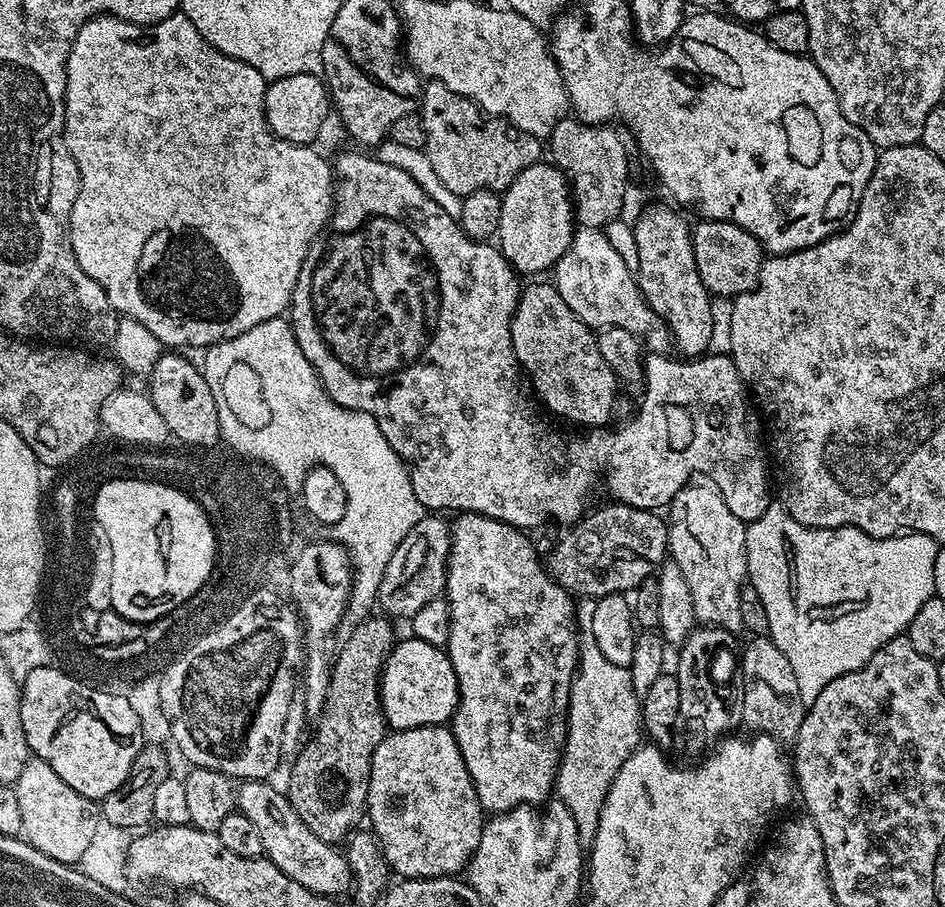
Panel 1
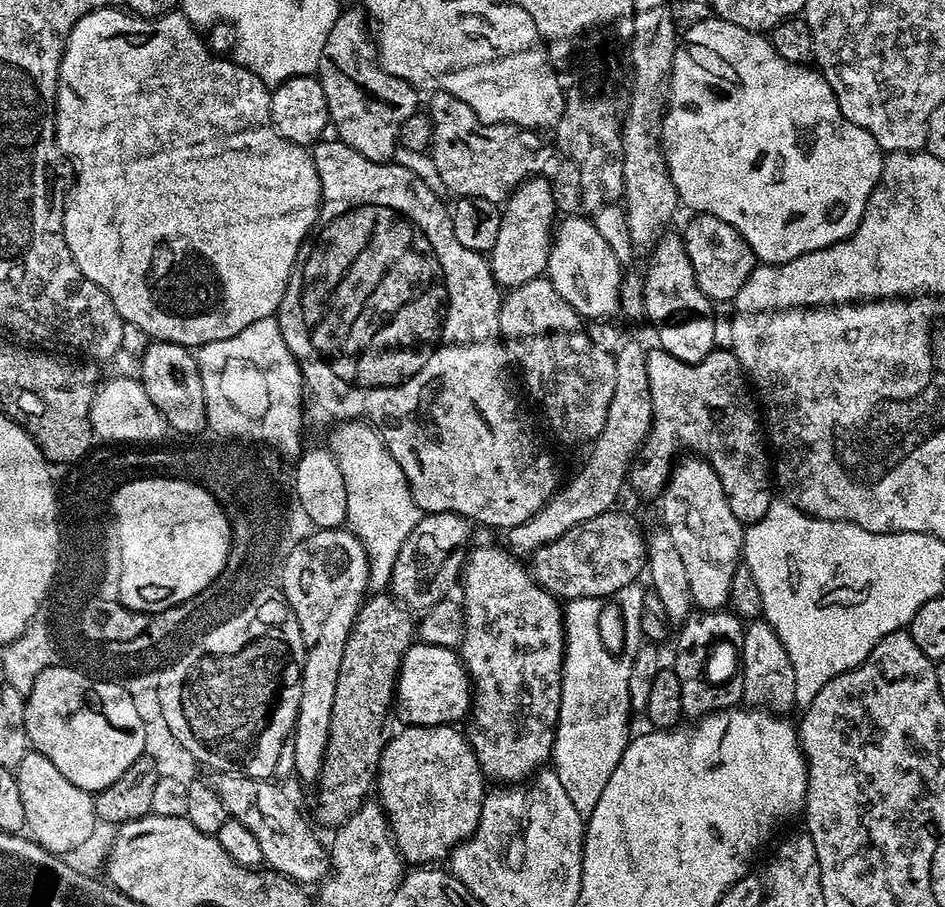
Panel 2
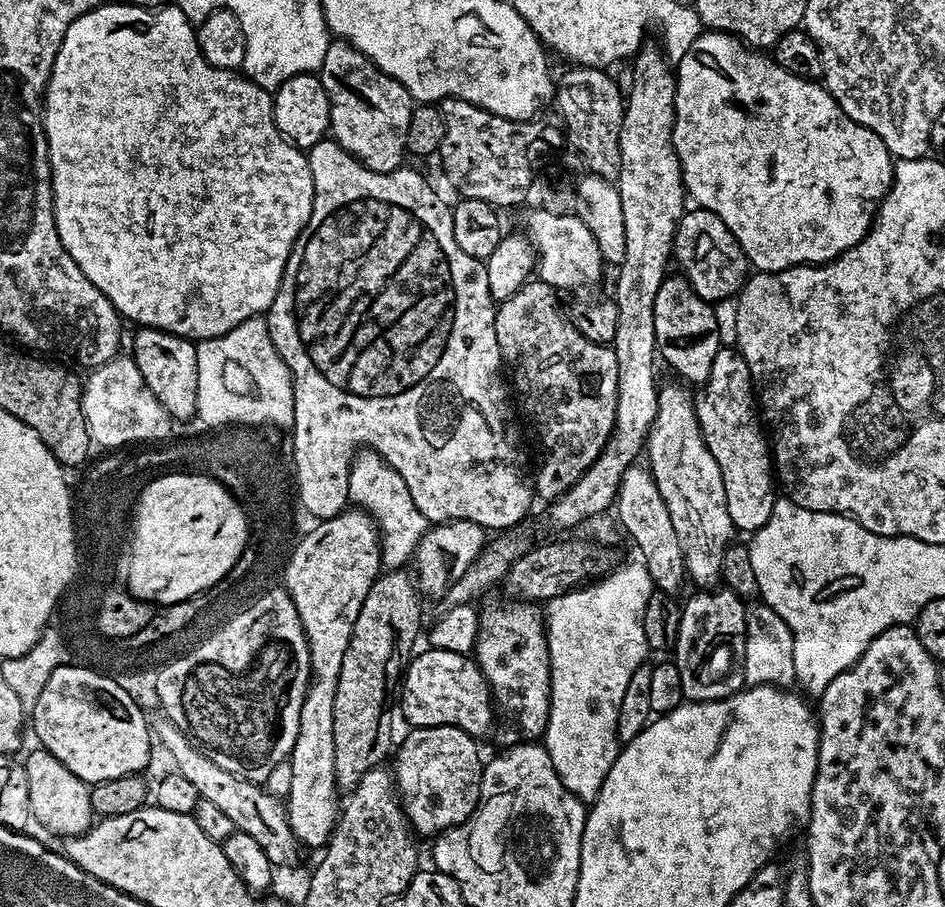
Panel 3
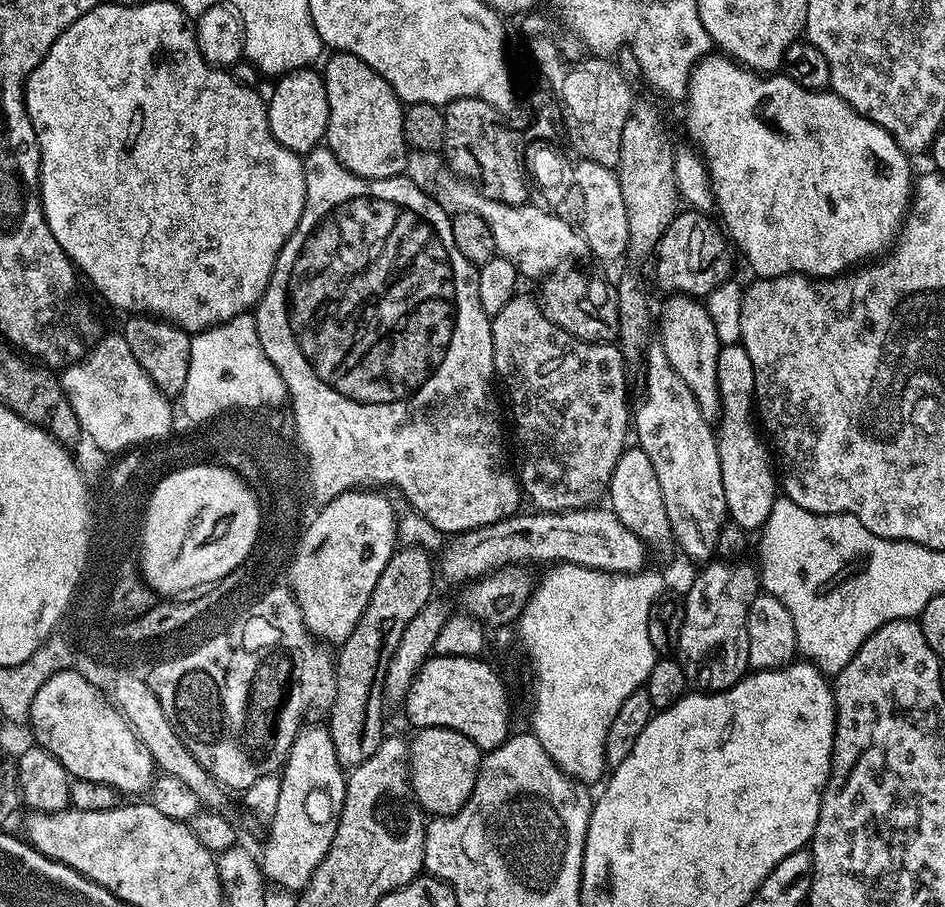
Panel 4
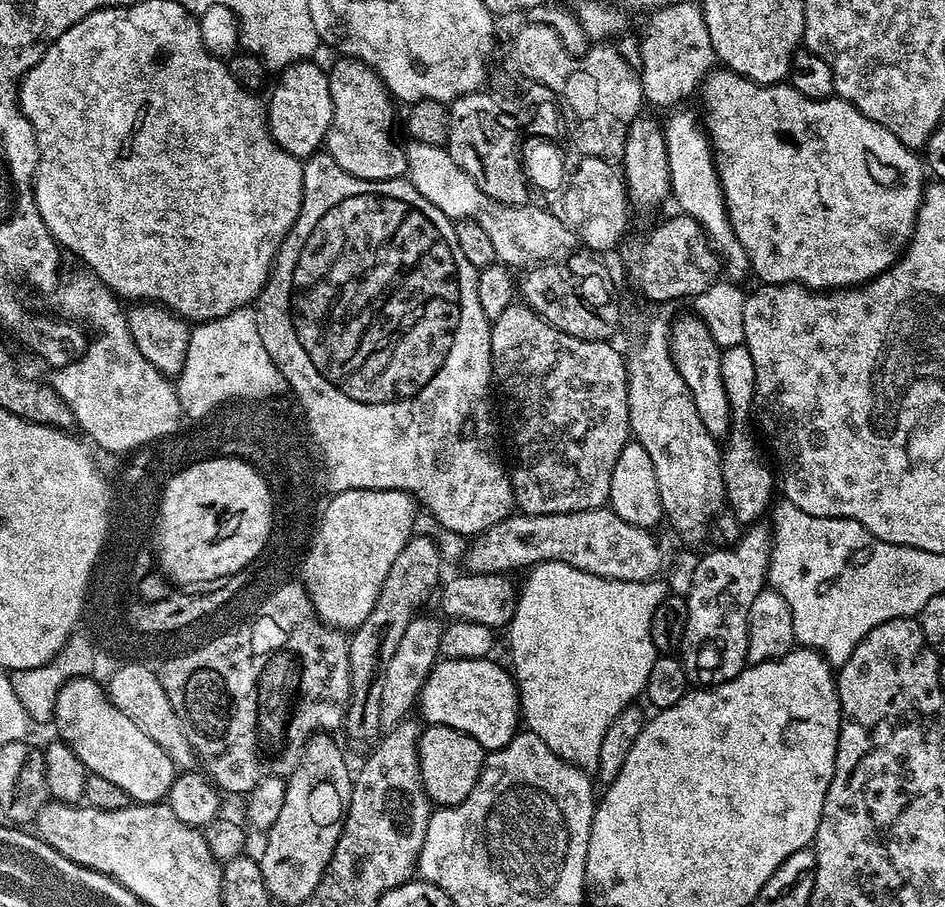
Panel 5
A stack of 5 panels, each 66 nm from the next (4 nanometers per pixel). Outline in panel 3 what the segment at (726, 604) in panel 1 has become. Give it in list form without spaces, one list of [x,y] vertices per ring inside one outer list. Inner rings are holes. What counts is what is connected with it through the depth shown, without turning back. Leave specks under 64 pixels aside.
[[[676,384],[660,388],[658,412],[648,431],[646,464],[658,486],[658,494],[666,502],[666,510],[670,510],[674,534],[678,534],[682,545],[687,579],[691,583],[693,580],[697,589],[708,590],[721,583],[722,556],[733,543],[734,529],[726,506],[722,470],[718,470],[718,462],[714,462],[714,454],[710,454],[704,441],[693,397],[688,397],[679,388],[682,386]]]

